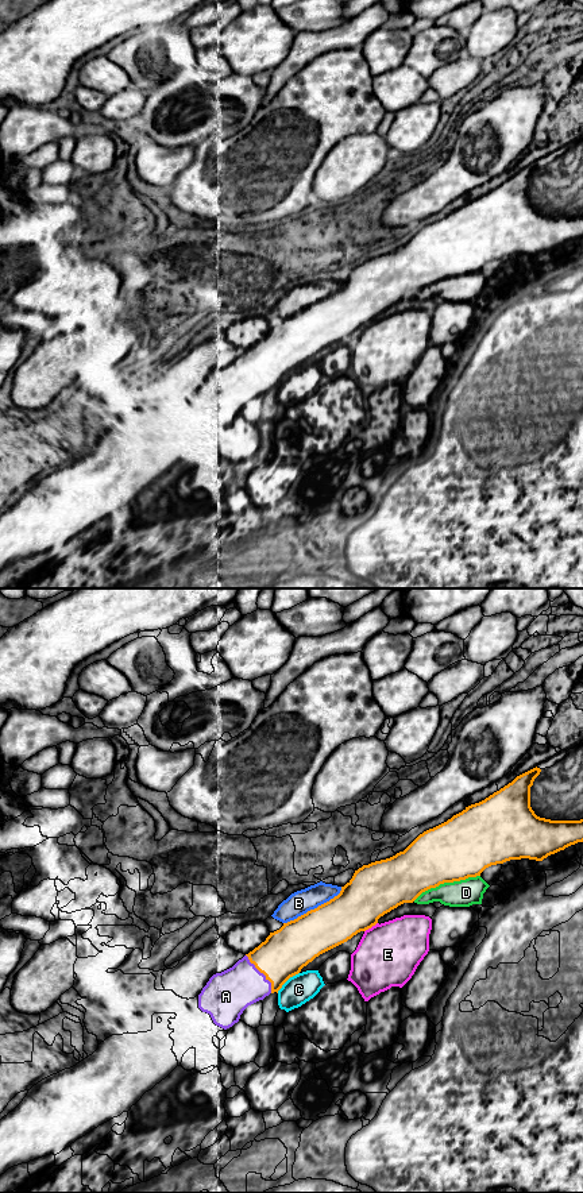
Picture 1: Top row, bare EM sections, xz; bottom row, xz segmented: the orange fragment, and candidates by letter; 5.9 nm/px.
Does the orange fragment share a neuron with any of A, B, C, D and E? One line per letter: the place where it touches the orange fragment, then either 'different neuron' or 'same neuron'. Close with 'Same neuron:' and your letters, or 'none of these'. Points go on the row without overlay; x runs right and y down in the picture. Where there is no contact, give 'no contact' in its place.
A: xz (262, 367) | same neuron
B: xz (315, 304) | different neuron
C: xz (286, 375) | different neuron
D: xz (446, 277) | different neuron
E: xz (370, 323) | different neuron
Same neuron: A

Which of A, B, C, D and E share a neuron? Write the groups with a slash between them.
A / B D / C / E

